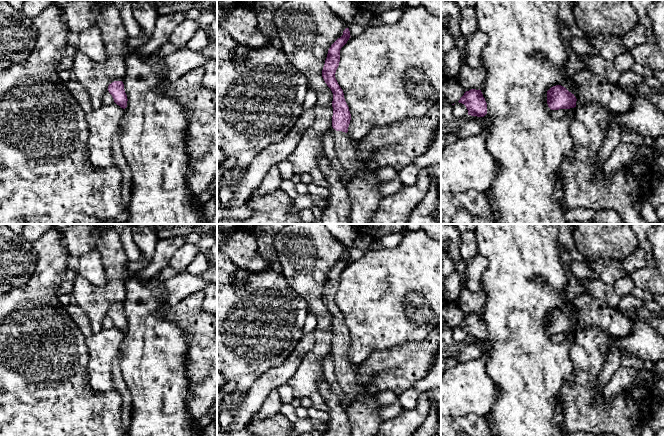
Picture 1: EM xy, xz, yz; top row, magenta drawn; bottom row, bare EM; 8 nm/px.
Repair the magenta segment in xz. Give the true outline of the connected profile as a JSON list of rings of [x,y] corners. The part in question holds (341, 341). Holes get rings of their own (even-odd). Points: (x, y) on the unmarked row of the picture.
[[[346,252],[343,255],[343,259],[329,272],[322,294],[322,301],[333,317],[332,351],[336,354],[333,359],[334,375],[343,392],[345,408],[364,391],[362,385],[358,382],[358,365],[353,364],[347,357],[351,338],[345,325],[343,314],[335,302],[340,286],[340,274],[350,261],[349,252]]]

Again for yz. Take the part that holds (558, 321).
[[[583,294],[575,297],[571,305],[576,309],[576,318],[556,309],[547,315],[547,328],[551,334],[570,333],[595,326],[612,337],[626,337],[633,331],[631,320],[604,301]]]

